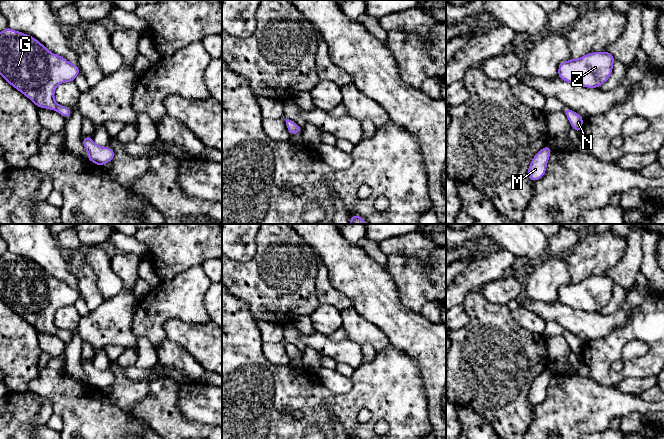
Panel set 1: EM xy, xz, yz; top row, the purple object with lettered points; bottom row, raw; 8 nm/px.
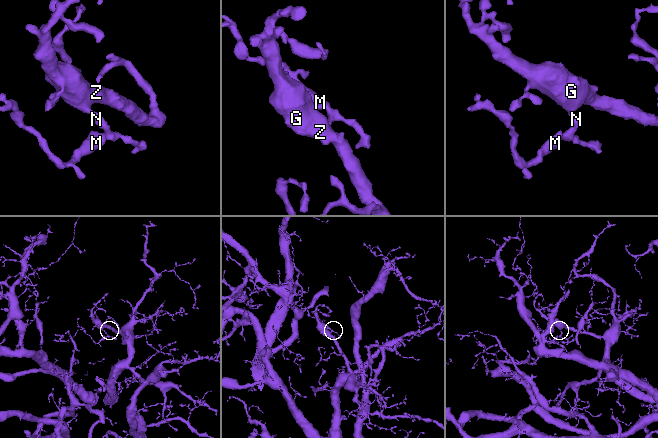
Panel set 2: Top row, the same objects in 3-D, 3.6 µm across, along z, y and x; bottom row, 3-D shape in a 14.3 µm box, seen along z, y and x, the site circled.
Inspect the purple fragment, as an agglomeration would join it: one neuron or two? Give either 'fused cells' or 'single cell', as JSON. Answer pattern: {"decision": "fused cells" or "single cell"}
{"decision": "single cell"}

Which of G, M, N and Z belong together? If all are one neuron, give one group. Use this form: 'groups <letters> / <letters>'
groups G M N Z

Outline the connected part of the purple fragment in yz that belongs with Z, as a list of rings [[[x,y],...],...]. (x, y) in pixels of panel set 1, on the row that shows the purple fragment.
[[[607,51],[587,53],[558,66],[558,78],[577,86],[600,88],[611,76],[616,58]]]

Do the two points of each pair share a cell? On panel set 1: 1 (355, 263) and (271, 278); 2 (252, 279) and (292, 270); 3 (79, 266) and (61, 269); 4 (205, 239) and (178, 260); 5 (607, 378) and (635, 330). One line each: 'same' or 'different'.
1: different
2: same
3: different
4: same
5: same

